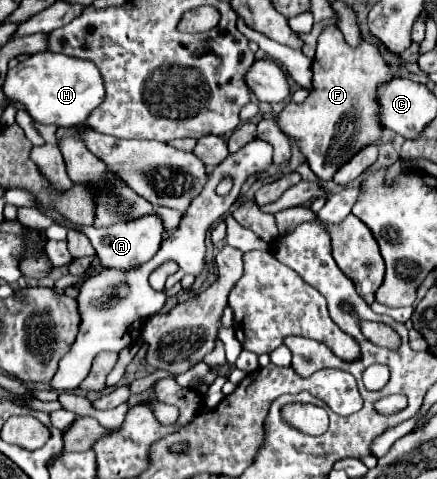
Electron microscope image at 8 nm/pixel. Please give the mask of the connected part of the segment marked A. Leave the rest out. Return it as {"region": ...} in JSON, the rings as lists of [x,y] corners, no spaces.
{"region":[[[156,212],[152,214],[146,214],[138,220],[130,220],[130,222],[120,222],[120,224],[114,224],[114,226],[108,226],[108,228],[96,228],[96,226],[76,226],[80,232],[84,232],[94,250],[96,250],[96,256],[98,260],[102,262],[102,266],[108,266],[108,268],[132,268],[136,264],[142,264],[146,260],[150,260],[156,250],[160,248],[160,242],[162,242],[162,234],[164,234],[164,226],[162,226],[162,220]]]}

